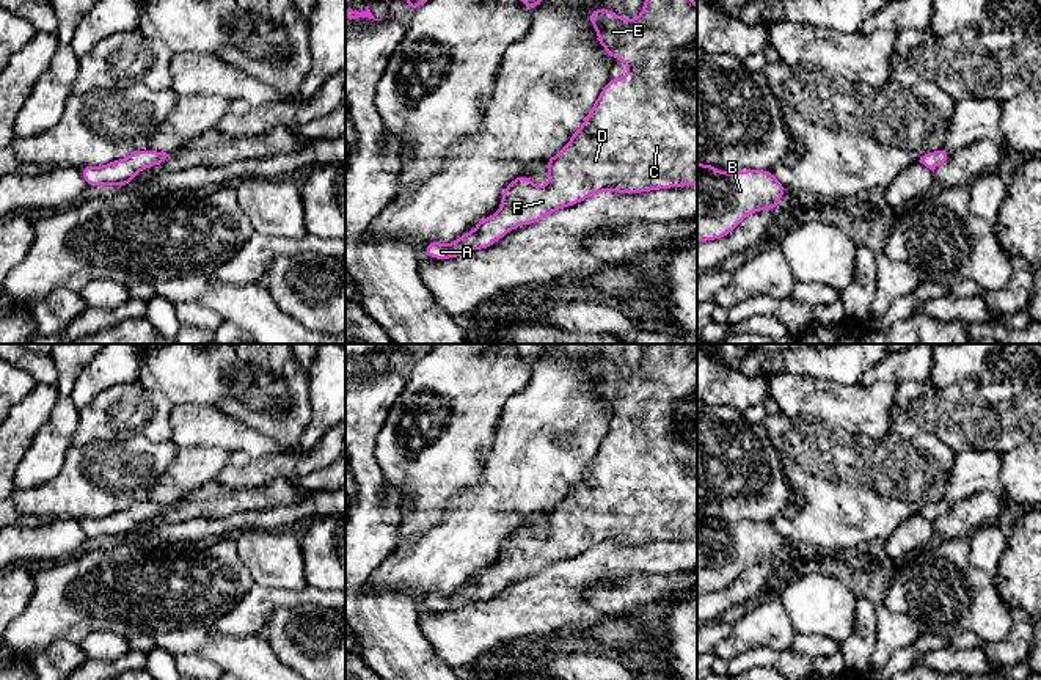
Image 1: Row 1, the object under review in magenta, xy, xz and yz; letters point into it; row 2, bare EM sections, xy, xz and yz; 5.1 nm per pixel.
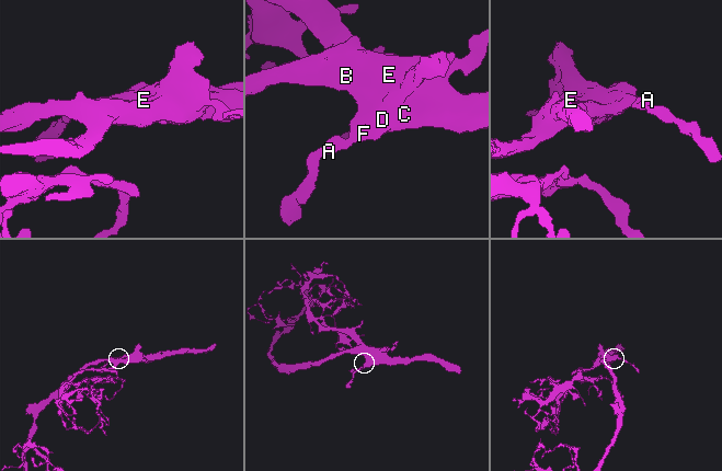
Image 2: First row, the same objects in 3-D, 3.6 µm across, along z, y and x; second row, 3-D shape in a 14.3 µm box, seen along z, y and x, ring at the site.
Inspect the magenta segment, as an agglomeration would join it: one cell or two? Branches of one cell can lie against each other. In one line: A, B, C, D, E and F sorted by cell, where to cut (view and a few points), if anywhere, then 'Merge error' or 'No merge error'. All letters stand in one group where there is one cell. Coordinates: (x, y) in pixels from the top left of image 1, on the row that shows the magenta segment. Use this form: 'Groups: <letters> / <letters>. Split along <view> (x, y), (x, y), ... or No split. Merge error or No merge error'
Groups: A B C D E F. No split. No merge error

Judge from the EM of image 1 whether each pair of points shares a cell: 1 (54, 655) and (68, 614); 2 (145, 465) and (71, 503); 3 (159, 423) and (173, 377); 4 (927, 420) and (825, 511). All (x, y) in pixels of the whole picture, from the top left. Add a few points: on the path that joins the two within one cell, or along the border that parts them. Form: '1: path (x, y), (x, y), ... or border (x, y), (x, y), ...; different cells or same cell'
1: border (77, 643), (55, 641), (32, 654); different cells
2: path (126, 470), (99, 478), (90, 484); same cell
3: border (137, 380), (148, 390), (162, 393), (173, 404); different cells
4: border (889, 431), (903, 435), (933, 434), (946, 445); different cells

